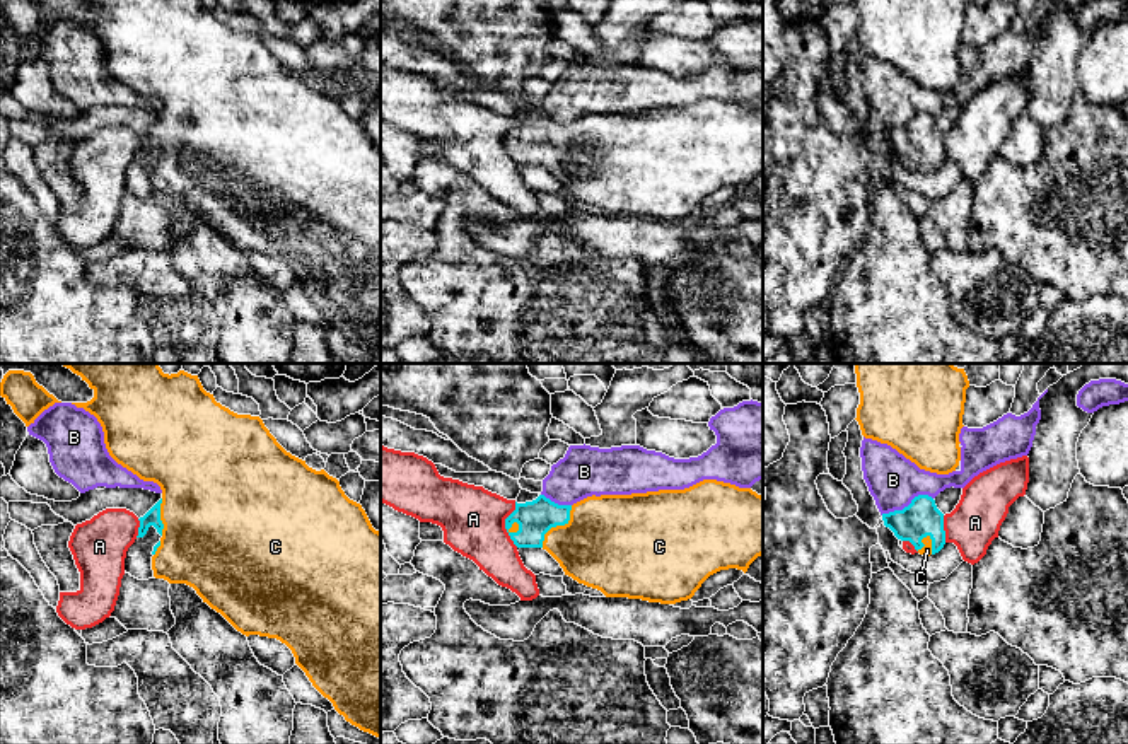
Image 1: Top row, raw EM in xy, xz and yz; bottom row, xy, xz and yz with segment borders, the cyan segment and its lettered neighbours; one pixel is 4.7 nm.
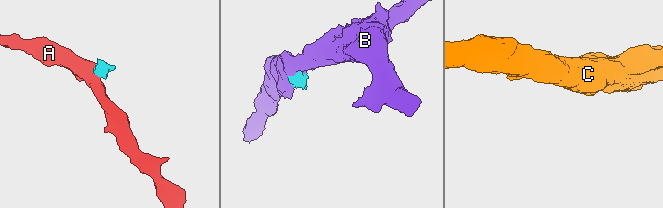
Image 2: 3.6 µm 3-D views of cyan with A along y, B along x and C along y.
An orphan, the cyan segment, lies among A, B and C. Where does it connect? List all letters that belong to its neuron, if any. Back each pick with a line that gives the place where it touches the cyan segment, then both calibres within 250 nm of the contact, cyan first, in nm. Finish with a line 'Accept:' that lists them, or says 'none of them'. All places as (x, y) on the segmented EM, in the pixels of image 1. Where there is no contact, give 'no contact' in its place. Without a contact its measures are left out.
C: xz (557, 524) | 170/420 nm
Accept: C

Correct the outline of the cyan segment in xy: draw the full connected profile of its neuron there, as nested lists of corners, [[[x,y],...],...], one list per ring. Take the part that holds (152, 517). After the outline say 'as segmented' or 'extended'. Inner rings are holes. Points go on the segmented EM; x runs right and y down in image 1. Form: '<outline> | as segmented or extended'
[[[61,363],[80,375],[94,391],[87,403],[72,403],[97,418],[104,432],[109,456],[143,481],[154,481],[162,490],[162,498],[140,517],[138,536],[143,538],[150,526],[162,536],[152,551],[155,578],[169,584],[186,584],[212,609],[220,613],[242,635],[276,638],[285,643],[295,664],[305,672],[312,686],[328,698],[346,722],[381,739],[381,532],[375,531],[360,503],[350,500],[340,481],[324,469],[316,471],[305,461],[287,452],[270,433],[259,416],[237,415],[215,401],[198,379],[184,370],[164,374],[159,363]]] | extended

